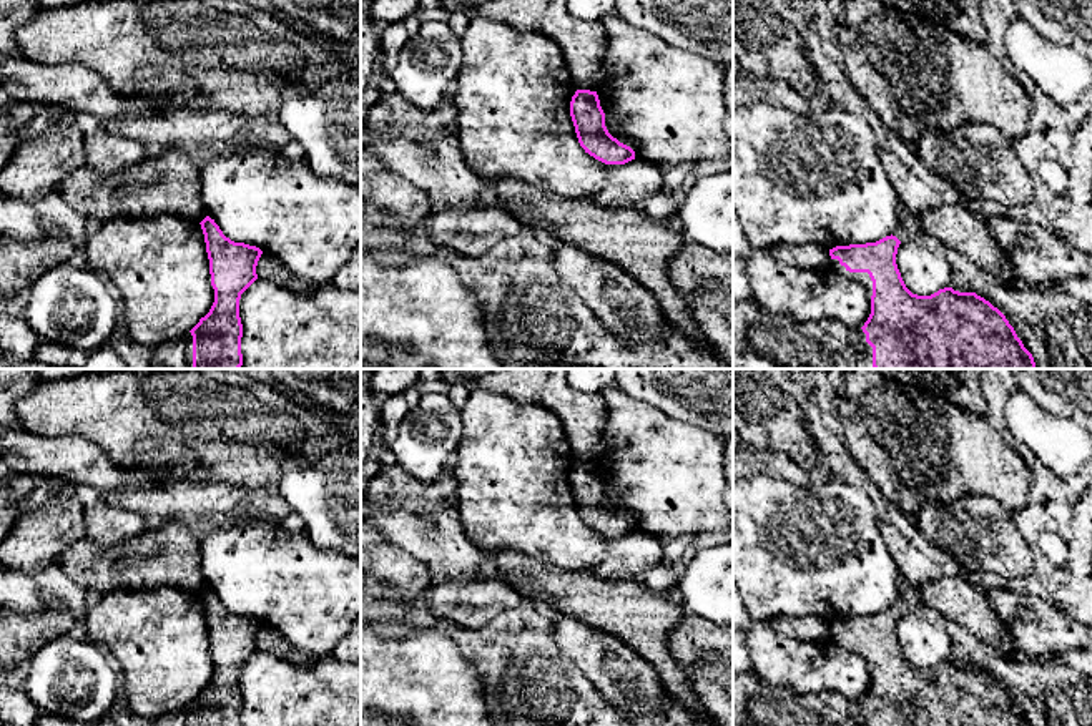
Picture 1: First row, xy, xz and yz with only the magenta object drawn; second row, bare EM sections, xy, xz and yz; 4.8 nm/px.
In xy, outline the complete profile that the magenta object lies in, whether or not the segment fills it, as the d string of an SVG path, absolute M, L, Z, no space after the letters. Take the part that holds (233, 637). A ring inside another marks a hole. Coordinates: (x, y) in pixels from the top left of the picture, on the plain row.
M209 588L199 596L209 631L214 674L188 706L158 718L153 726L241 726L239 671L258 651L256 638L263 623L231 613Z

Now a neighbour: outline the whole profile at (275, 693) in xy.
M258 650L239 671L241 726L361 726L361 666L332 658L301 666Z

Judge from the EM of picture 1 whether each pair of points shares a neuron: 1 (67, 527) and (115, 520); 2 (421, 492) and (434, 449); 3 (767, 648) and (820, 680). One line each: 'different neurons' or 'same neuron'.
1: different neurons
2: different neurons
3: same neuron

